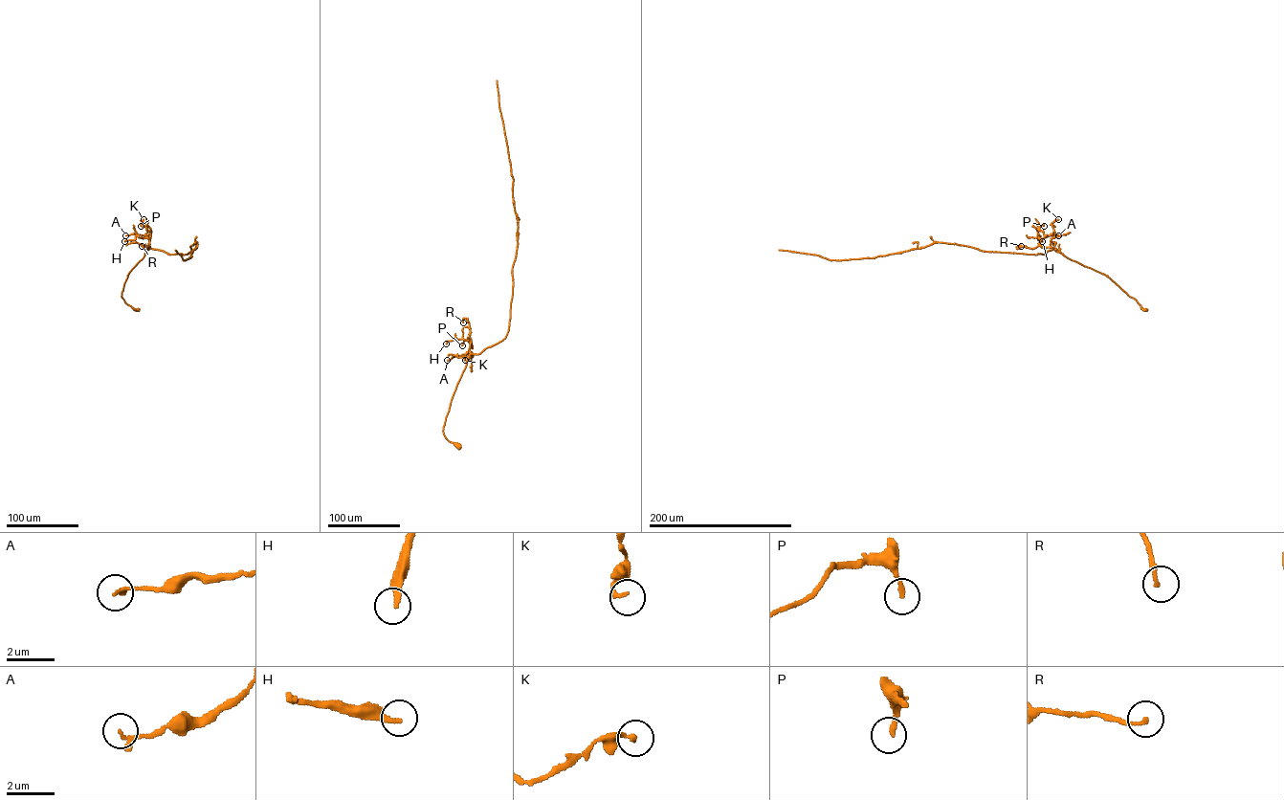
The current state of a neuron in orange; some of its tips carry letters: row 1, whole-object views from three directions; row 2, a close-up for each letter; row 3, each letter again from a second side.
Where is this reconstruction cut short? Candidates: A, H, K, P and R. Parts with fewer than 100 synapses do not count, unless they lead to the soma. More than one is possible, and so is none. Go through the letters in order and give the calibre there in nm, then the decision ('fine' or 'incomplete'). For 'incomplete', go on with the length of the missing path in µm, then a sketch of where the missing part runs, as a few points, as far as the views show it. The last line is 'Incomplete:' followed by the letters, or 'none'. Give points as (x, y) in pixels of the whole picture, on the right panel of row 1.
A: calibre 190 nm; fine
H: calibre 240 nm; fine
K: calibre 170 nm; fine
P: calibre 190 nm; fine
R: calibre 180 nm; fine
Incomplete: none

